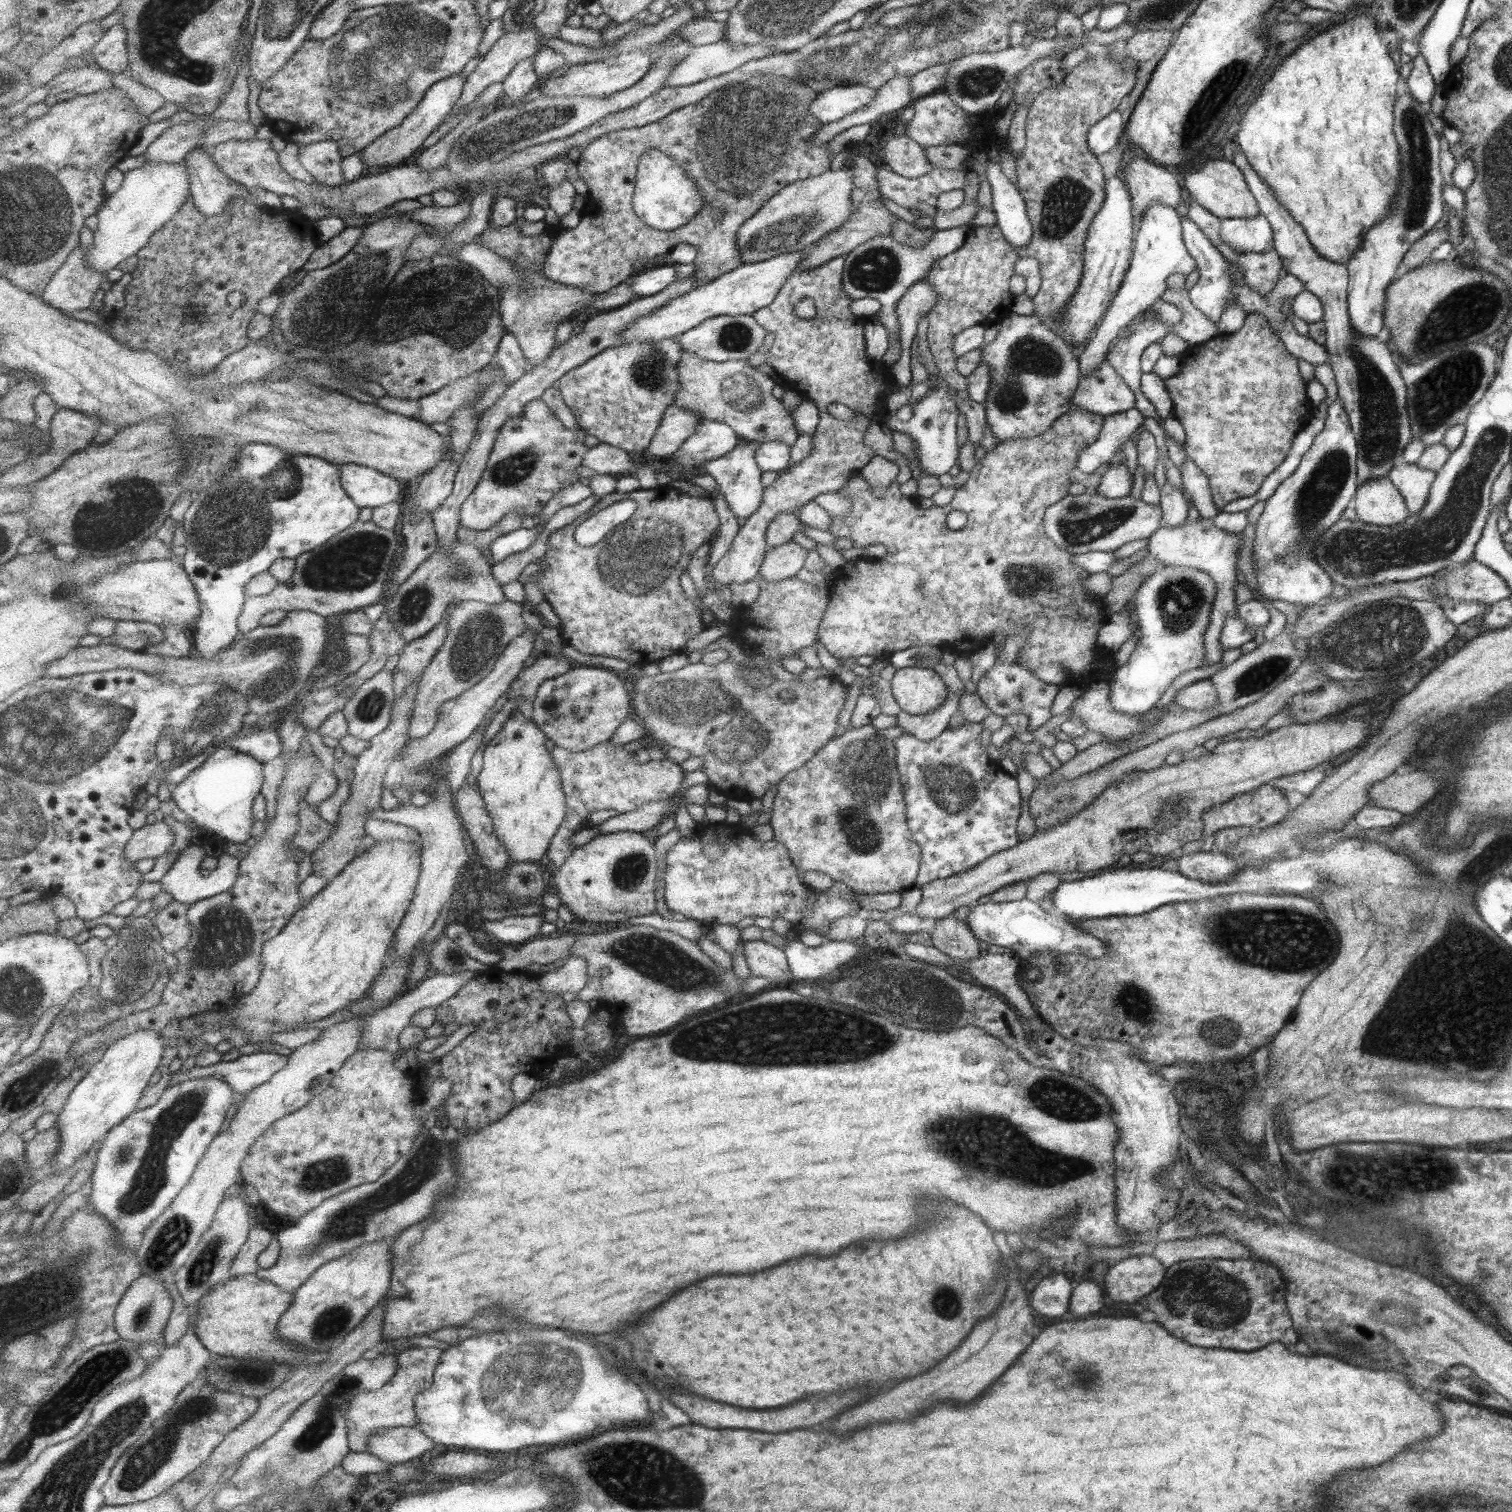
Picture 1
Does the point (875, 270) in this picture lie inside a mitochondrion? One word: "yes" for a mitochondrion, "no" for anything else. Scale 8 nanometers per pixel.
yes

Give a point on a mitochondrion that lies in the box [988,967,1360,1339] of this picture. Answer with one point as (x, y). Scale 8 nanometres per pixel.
(1222, 1303)

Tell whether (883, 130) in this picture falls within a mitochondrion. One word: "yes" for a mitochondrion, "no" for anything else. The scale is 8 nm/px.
no

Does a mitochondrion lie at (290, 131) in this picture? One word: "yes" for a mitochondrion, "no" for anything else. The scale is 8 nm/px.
no

